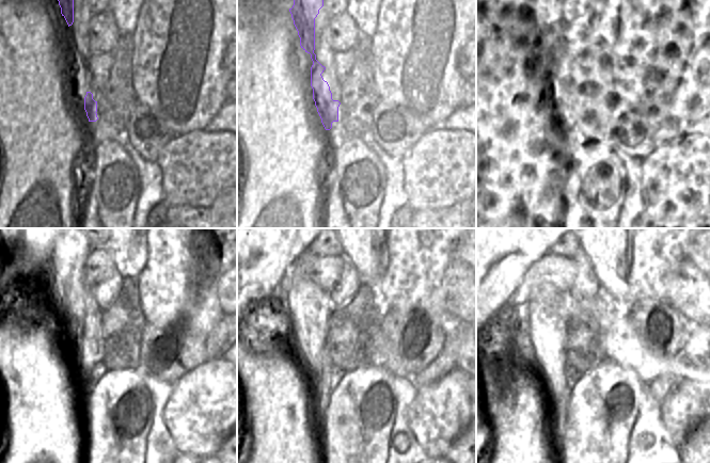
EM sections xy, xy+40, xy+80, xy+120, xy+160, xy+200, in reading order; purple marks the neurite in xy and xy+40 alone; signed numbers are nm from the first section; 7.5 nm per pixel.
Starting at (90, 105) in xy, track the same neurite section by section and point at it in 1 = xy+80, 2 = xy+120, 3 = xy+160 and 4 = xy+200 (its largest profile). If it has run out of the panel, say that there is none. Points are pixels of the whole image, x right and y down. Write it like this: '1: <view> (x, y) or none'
1: xy+80 (546, 26)
2: xy+120 (76, 317)
3: xy+160 (309, 312)
4: xy+200 (546, 364)

